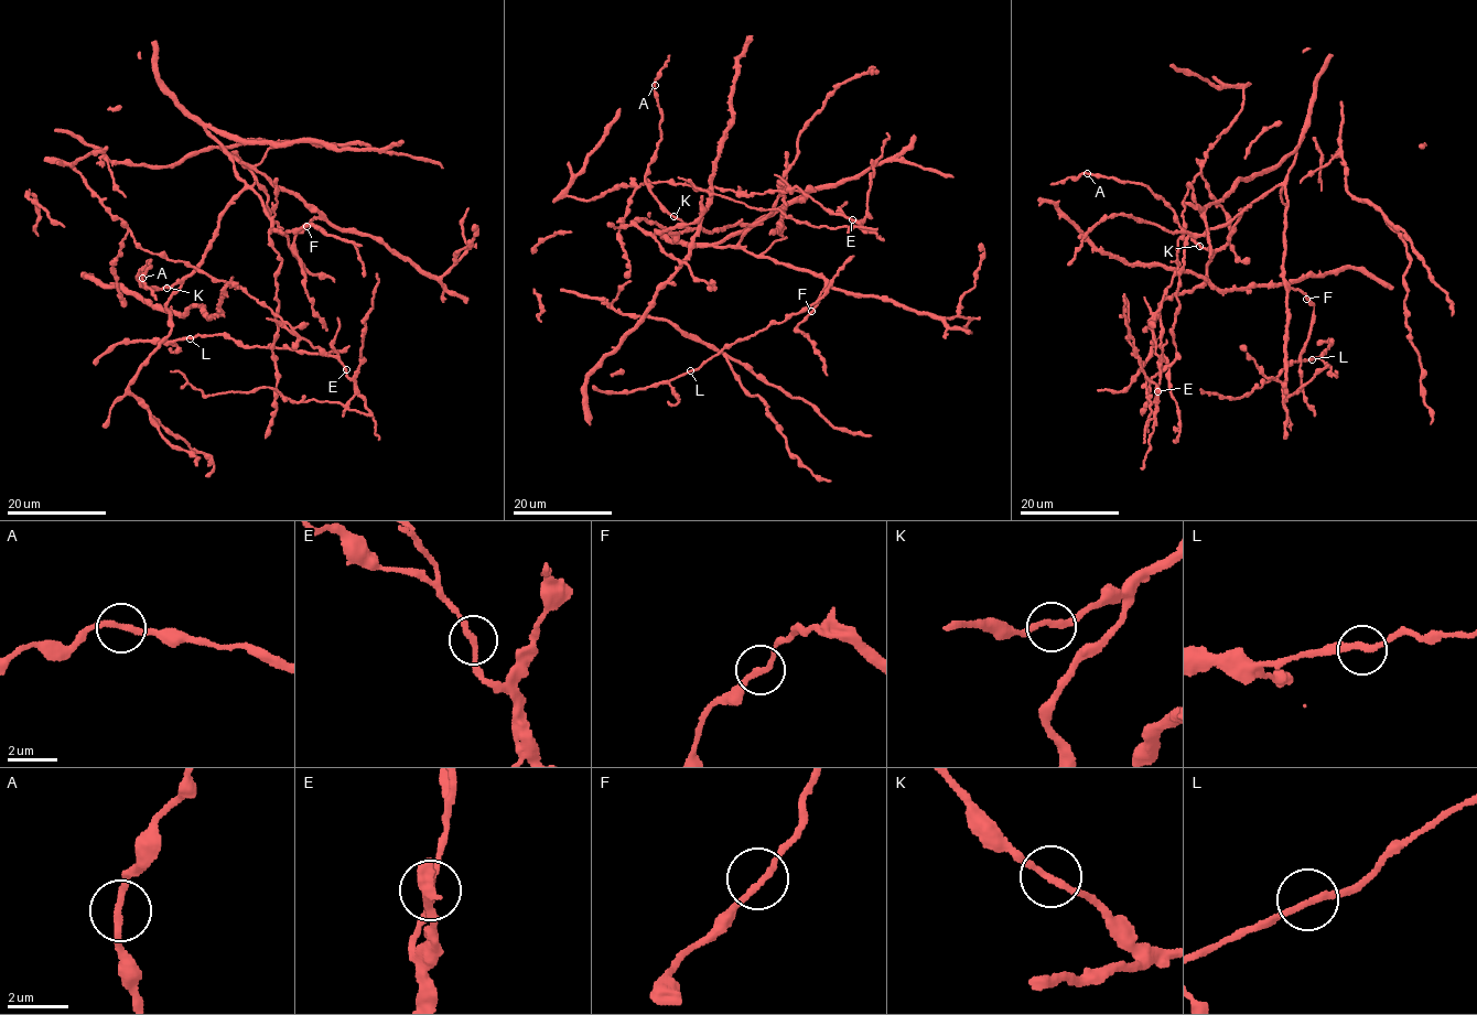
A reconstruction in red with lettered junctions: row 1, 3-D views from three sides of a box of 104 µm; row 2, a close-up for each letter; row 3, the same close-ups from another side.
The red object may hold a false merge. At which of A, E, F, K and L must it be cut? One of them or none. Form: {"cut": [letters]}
{"cut": ["E"]}

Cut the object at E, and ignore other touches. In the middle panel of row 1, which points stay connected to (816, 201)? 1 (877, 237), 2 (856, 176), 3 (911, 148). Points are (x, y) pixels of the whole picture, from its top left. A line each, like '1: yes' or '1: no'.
1: no
2: yes
3: yes

